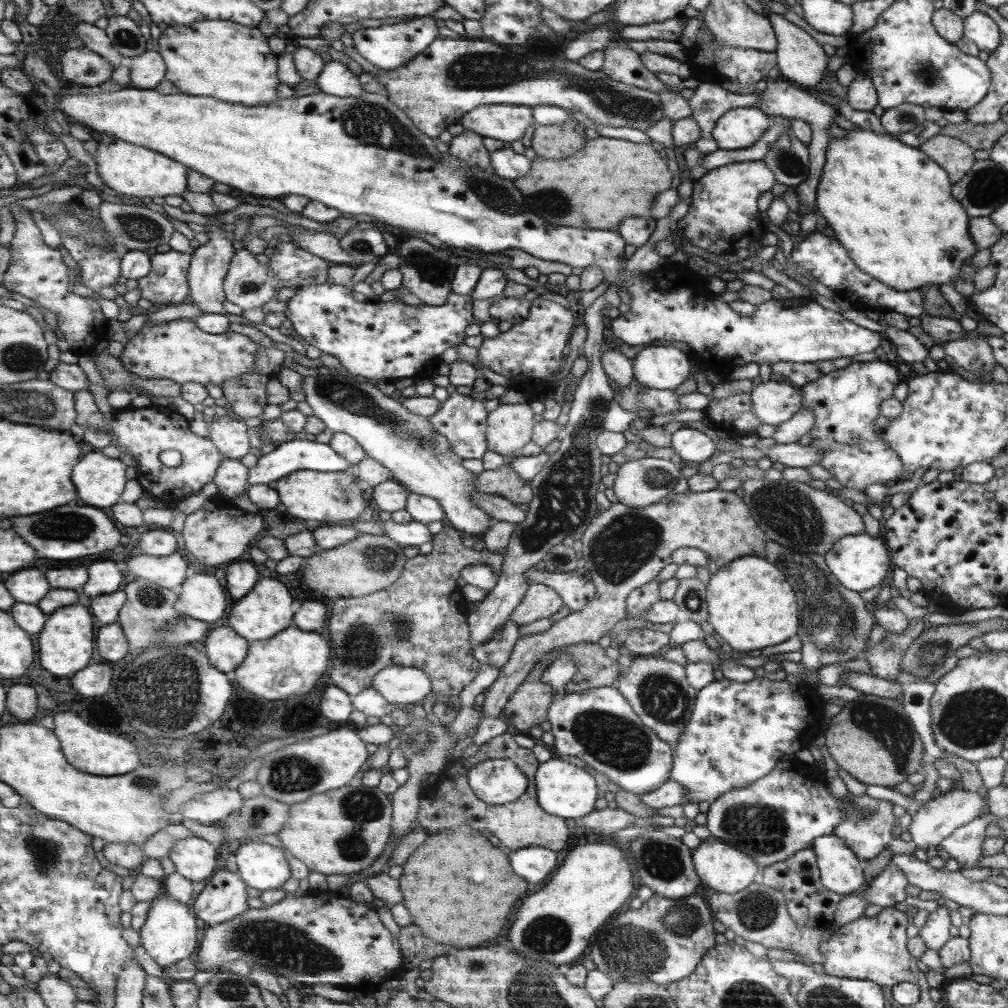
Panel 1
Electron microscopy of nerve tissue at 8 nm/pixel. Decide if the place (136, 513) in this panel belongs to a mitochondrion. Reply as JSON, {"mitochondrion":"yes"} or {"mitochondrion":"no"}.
{"mitochondrion":"no"}

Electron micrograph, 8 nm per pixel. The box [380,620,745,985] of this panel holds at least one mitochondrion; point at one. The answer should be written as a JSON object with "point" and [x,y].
{"point":[635,952]}

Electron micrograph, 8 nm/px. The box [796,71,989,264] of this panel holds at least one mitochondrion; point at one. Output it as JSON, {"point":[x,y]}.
{"point":[905,117]}

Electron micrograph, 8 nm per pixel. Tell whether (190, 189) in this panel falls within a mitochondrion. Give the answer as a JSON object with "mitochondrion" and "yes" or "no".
{"mitochondrion":"no"}

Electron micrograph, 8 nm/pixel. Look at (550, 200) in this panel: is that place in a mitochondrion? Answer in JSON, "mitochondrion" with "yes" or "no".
{"mitochondrion":"yes"}

